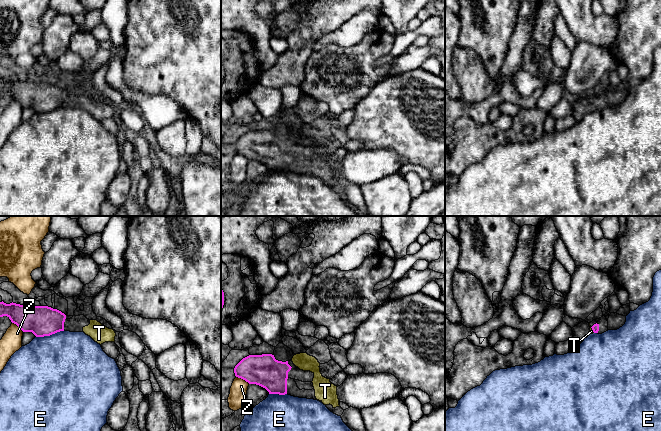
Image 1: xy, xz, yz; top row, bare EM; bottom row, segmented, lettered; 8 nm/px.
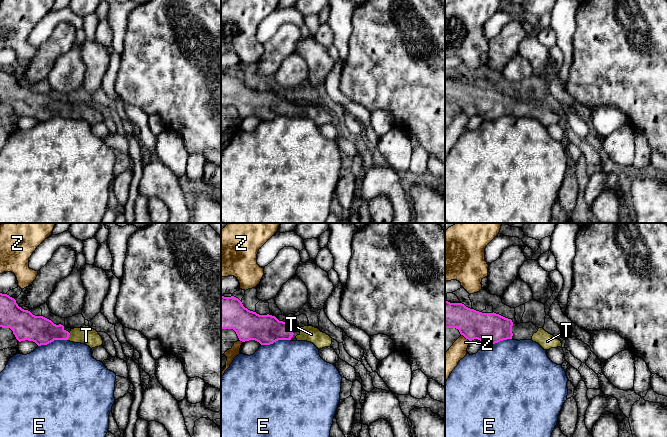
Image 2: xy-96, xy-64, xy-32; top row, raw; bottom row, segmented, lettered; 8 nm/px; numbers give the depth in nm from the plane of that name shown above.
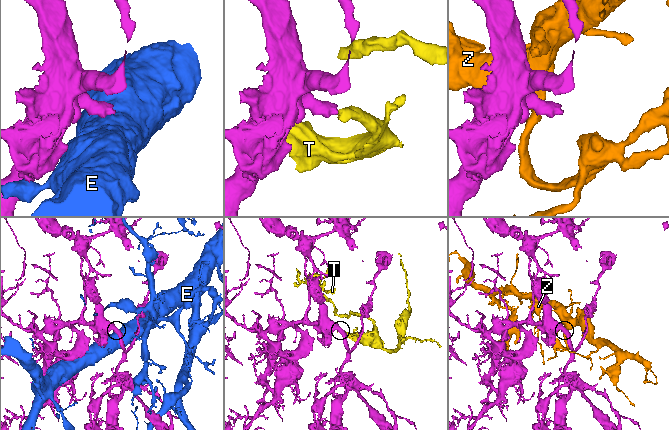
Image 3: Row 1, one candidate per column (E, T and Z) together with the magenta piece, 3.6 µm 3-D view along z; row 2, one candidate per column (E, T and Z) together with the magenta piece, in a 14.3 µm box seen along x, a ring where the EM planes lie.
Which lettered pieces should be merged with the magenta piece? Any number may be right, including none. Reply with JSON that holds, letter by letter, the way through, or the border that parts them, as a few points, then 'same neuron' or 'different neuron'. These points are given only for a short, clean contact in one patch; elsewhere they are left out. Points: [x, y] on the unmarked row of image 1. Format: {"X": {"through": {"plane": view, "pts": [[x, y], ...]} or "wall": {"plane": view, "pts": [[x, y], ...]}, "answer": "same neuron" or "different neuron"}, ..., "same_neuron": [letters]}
{"E": {"answer": "different neuron"}, "T": {"through": {"plane": "yz", "pts": [[595, 103], [592, 105], [591, 107]]}, "answer": "same neuron"}, "Z": {"answer": "different neuron"}, "same_neuron": ["T"]}

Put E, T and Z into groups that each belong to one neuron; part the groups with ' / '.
E / T / Z

